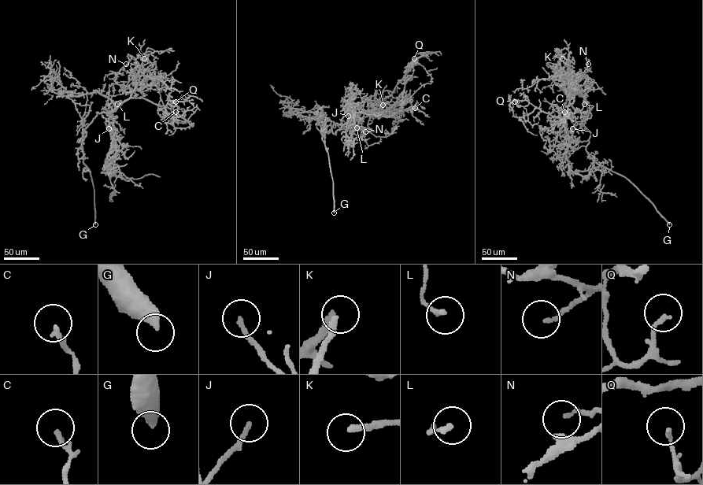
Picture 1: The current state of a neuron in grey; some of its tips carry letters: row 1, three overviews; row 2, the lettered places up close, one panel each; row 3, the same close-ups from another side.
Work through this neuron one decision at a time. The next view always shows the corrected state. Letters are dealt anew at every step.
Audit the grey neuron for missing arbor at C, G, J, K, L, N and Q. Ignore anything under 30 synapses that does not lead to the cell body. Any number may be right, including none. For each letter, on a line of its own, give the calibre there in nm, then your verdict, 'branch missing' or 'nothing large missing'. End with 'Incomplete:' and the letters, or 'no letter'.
C: 180 nm thick; nothing large missing
G: 440 nm thick; branch missing
J: 190 nm thick; branch missing
K: 240 nm thick; branch missing
L: 170 nm thick; nothing large missing
N: 130 nm thick; nothing large missing
Q: 160 nm thick; nothing large missing
Incomplete: G, J, K

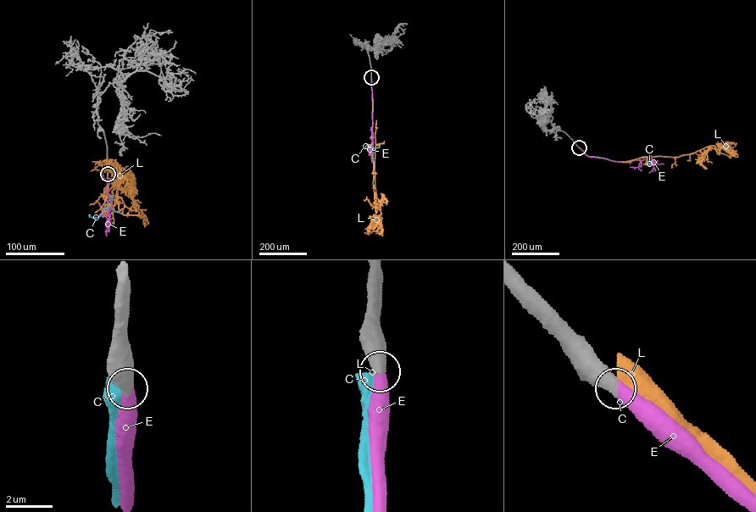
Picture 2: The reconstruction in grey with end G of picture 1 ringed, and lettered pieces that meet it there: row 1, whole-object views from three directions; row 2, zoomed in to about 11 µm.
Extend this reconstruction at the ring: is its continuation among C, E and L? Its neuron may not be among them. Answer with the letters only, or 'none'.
E

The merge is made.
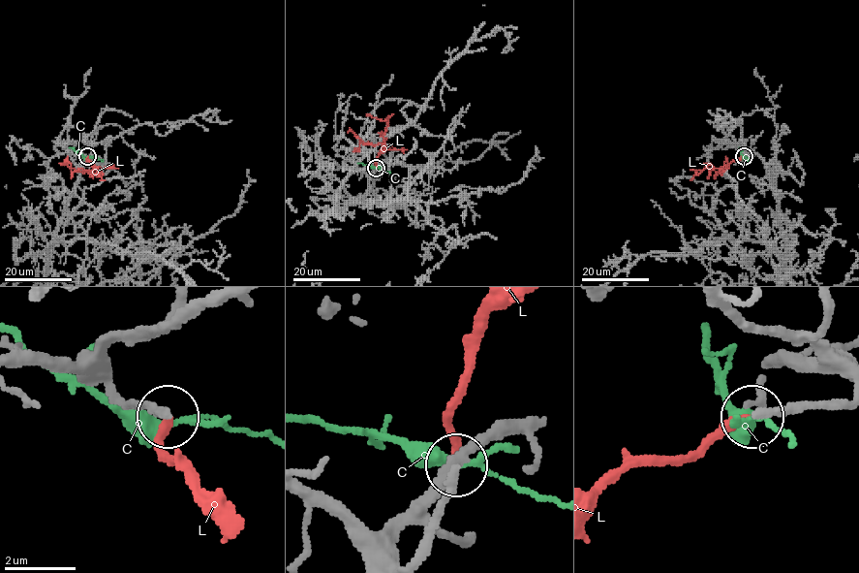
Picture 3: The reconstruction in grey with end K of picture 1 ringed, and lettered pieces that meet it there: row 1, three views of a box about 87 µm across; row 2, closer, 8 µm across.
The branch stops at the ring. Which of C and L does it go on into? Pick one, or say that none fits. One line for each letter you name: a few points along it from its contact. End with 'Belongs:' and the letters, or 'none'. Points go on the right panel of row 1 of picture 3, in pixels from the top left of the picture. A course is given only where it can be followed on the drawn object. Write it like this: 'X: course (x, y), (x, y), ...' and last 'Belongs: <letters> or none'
L: course (744, 156), (720, 169), (707, 168), (697, 175), (690, 169)
Belongs: L

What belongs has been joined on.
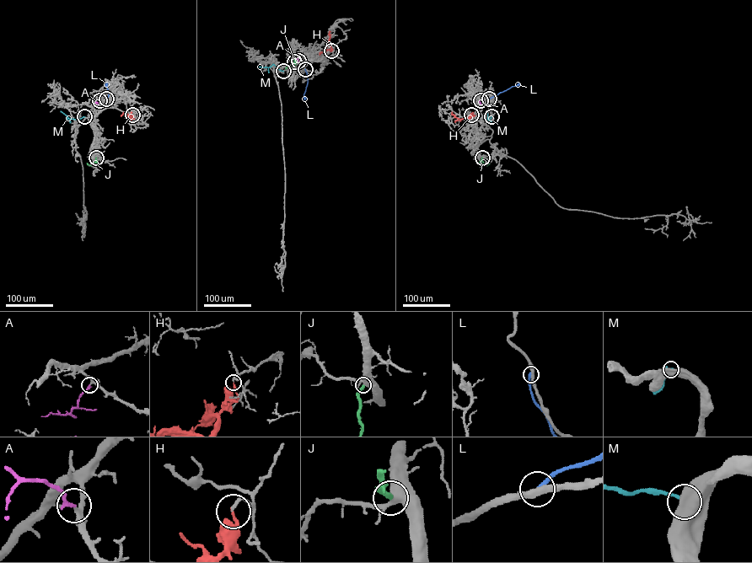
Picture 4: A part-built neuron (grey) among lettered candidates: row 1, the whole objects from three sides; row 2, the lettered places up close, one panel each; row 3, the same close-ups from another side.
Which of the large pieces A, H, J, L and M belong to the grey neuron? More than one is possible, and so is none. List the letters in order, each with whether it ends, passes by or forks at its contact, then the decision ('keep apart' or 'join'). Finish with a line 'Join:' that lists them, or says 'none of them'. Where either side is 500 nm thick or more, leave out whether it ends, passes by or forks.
A: it ends; join
H: it ends; keep apart
J: it ends; keep apart
L: it ends; keep apart
M: keep apart
Join: A

